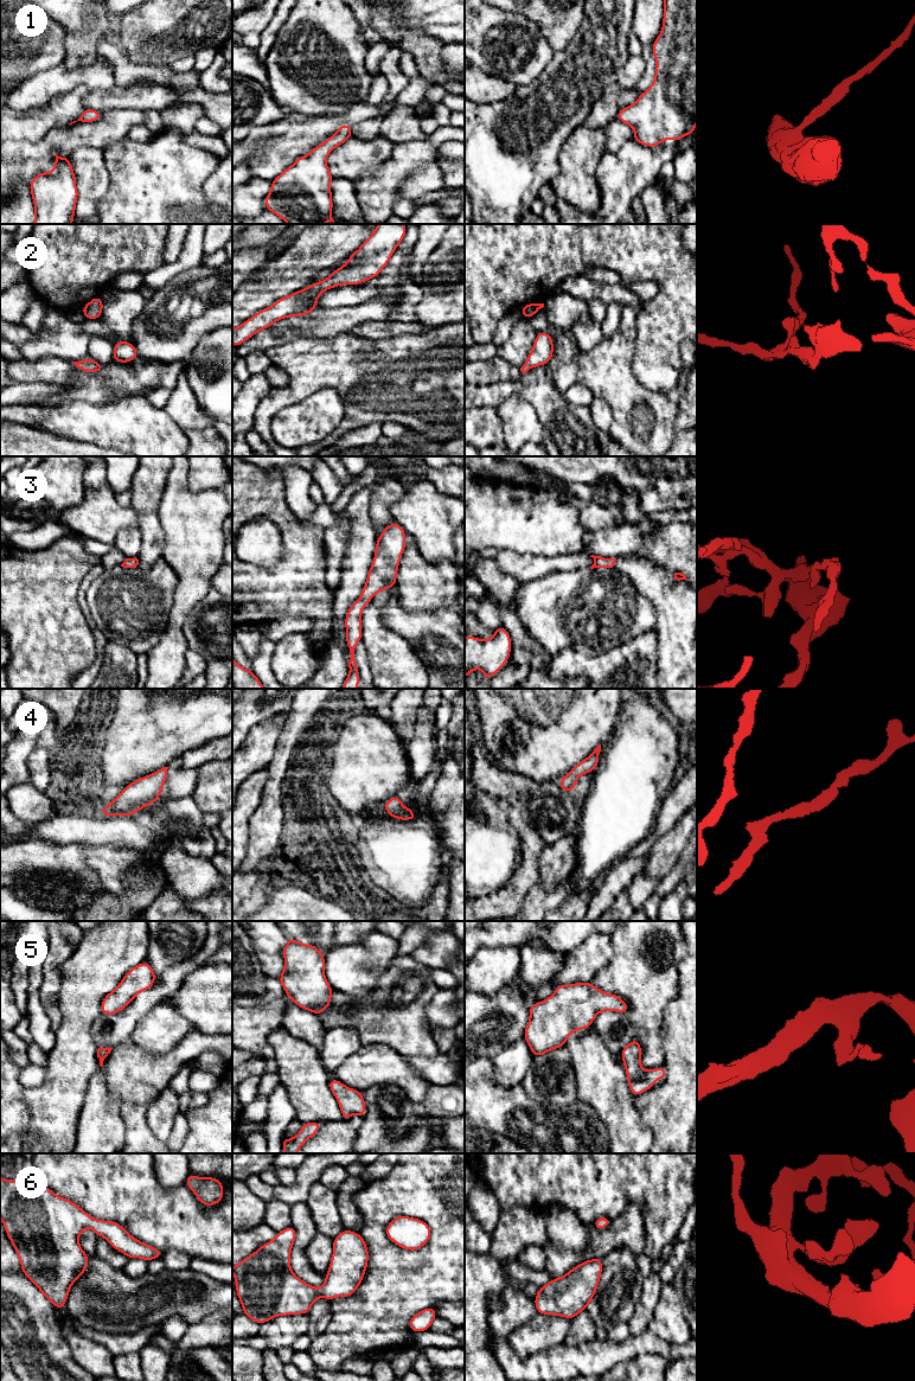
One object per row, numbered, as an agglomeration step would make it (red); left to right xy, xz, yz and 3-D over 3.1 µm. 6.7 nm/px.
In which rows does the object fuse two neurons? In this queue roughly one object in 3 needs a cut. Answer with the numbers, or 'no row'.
no row

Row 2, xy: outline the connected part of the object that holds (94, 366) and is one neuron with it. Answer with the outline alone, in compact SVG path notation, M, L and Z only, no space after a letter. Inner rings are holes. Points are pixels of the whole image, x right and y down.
M90 357L81 362L72 362L72 363L84 372L101 372L104 367L103 364L92 360Z

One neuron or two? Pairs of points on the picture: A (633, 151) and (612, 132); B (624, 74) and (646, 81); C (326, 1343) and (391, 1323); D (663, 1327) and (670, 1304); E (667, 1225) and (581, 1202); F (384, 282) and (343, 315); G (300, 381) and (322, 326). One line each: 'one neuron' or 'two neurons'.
A: two neurons
B: two neurons
C: one neuron
D: one neuron
E: one neuron
F: two neurons
G: two neurons

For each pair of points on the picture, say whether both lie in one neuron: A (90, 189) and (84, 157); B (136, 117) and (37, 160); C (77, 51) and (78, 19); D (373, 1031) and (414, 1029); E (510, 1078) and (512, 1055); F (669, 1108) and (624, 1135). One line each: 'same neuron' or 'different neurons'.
A: same neuron
B: same neuron
C: same neuron
D: same neuron
E: same neuron
F: different neurons

